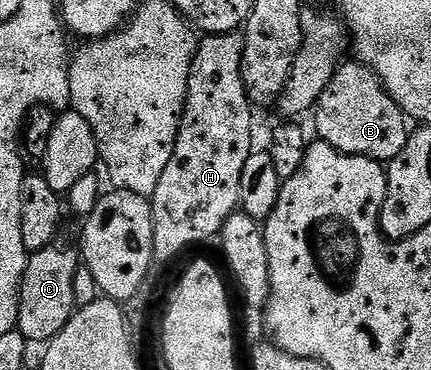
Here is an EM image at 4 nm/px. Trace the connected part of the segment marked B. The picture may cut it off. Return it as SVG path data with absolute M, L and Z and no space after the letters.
M355 59L349 61L340 64L333 79L329 79L329 87L325 87L325 95L321 95L314 107L318 140L329 143L329 147L342 153L390 163L397 159L397 155L401 155L401 151L405 151L409 118L368 65Z

